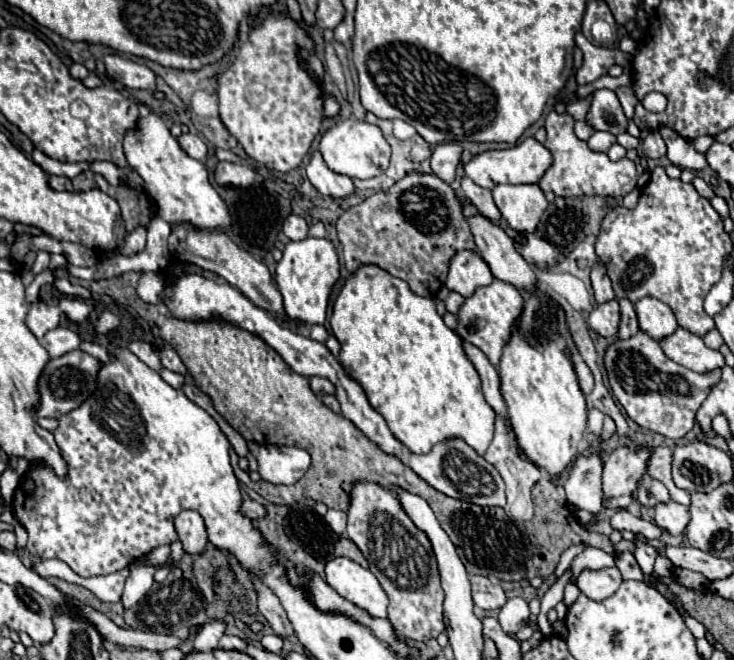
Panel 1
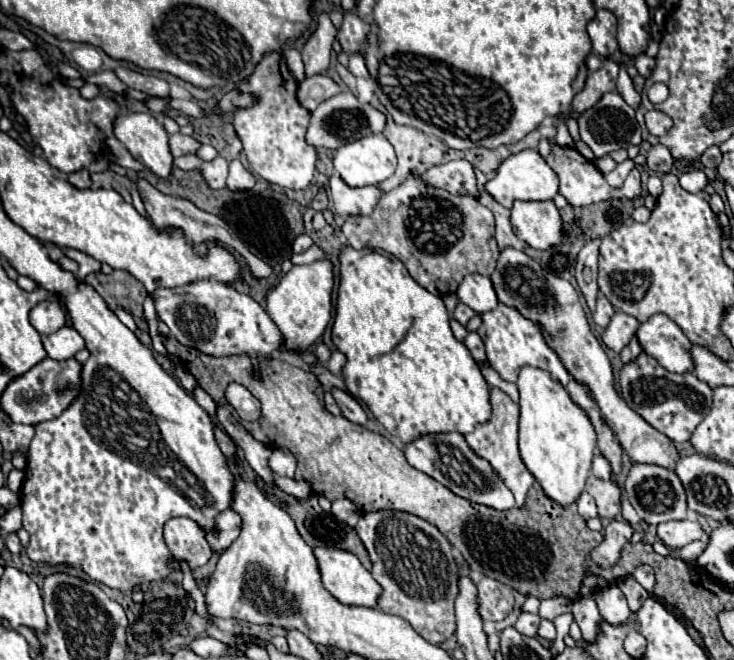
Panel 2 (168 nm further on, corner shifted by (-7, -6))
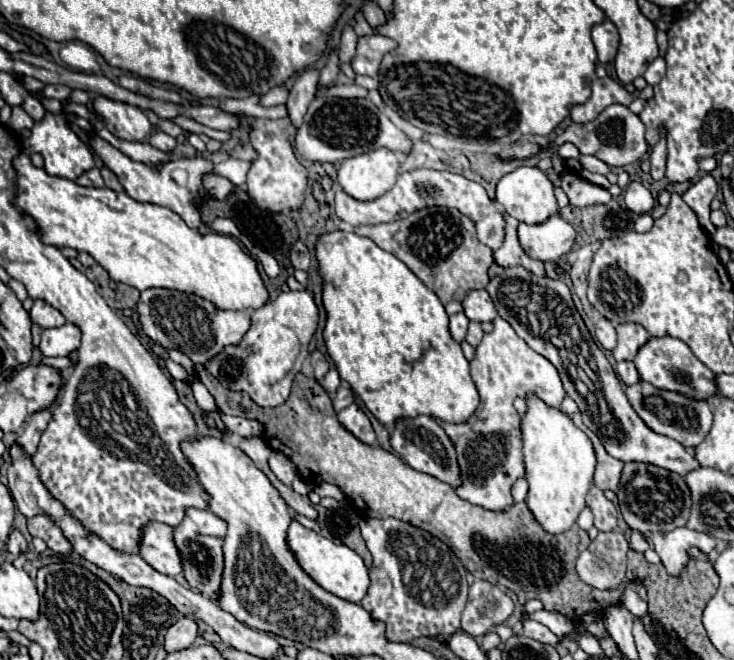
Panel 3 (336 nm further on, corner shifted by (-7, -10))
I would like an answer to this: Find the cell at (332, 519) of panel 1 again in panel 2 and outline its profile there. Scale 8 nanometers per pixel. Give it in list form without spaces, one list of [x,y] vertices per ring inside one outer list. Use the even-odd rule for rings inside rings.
[[[341,498],[341,500],[335,500],[333,502],[333,516],[337,518],[337,520],[341,520],[341,522],[345,522],[347,526],[355,526],[357,524],[357,520],[359,520],[359,512],[357,512],[357,508],[353,506],[353,502],[351,500],[347,500],[347,498]]]

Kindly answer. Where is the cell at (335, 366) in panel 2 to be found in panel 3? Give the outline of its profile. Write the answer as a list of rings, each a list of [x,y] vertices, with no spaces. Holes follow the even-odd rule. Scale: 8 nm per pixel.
[[[331,368],[329,372],[327,372],[327,376],[323,378],[323,388],[333,396],[335,392],[337,392],[337,388],[339,388],[339,384],[341,384],[341,378],[339,378],[339,372],[335,370],[335,368]]]

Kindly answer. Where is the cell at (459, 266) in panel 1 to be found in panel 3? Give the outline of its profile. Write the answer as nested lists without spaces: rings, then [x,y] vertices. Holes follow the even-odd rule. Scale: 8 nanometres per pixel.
[[[471,290],[463,300],[465,316],[477,322],[493,322],[497,318],[497,310],[487,290]]]

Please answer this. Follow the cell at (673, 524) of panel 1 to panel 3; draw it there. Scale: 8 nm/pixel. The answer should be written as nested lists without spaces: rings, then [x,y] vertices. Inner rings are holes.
[[[677,528],[669,534],[653,534],[651,540],[661,564],[673,578],[681,578],[681,572],[689,562],[691,548],[699,548],[703,554],[711,554],[715,550],[713,538],[709,538],[705,532],[695,532],[689,528]]]

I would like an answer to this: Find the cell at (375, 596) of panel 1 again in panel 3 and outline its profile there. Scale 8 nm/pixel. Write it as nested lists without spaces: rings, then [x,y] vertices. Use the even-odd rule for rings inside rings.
[[[291,518],[291,524],[287,528],[287,546],[293,552],[297,564],[327,592],[331,592],[343,600],[349,600],[349,602],[359,602],[367,594],[367,588],[369,588],[367,568],[365,568],[361,556],[357,552],[353,552],[349,546],[327,540],[325,536],[301,526],[295,518]]]

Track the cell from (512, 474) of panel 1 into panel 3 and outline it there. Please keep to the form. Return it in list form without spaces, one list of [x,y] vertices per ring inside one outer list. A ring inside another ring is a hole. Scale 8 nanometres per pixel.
[[[493,320],[493,332],[485,334],[479,346],[475,348],[475,358],[471,364],[471,376],[481,396],[477,410],[469,420],[461,424],[451,424],[437,420],[457,450],[461,484],[455,488],[457,496],[477,504],[485,510],[505,510],[513,504],[511,486],[517,478],[525,476],[523,462],[523,442],[521,442],[521,416],[513,406],[517,396],[525,398],[527,394],[537,394],[549,408],[559,408],[565,390],[555,366],[531,350],[525,340],[517,338],[515,330],[503,320]]]

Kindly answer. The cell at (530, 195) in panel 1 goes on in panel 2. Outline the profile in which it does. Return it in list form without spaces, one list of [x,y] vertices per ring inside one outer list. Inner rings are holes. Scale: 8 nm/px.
[[[515,200],[511,208],[513,232],[527,242],[531,248],[549,250],[551,246],[563,244],[567,238],[561,230],[561,216],[553,200],[545,202],[523,202]]]

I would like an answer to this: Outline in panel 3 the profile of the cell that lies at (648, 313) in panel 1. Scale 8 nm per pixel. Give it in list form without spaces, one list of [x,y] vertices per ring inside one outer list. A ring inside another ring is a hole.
[[[651,338],[635,356],[635,368],[641,376],[643,382],[653,384],[655,388],[661,390],[671,390],[677,392],[685,398],[691,400],[709,400],[711,396],[717,396],[717,384],[715,384],[715,374],[695,358],[695,354],[691,352],[691,348],[677,340],[677,338]]]

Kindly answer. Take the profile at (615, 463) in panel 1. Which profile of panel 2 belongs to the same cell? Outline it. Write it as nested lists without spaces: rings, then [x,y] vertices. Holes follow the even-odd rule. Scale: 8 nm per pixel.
[[[589,476],[587,478],[587,492],[595,498],[601,518],[615,518],[617,512],[621,510],[619,498],[621,498],[623,490],[619,488],[619,484],[613,478],[601,480],[601,478]]]

